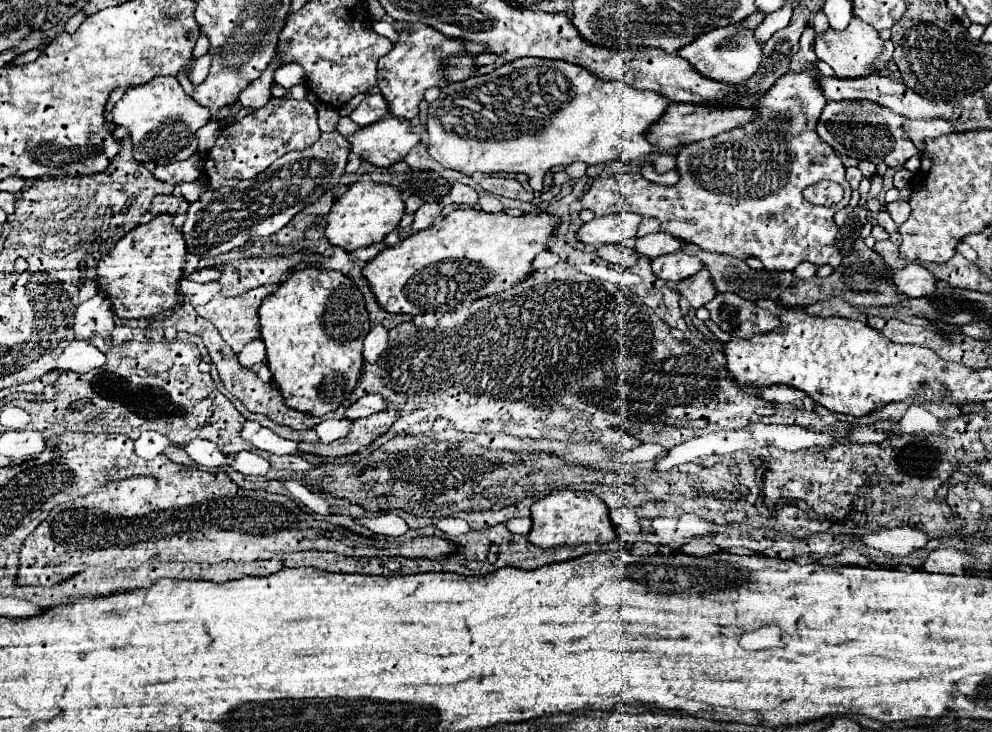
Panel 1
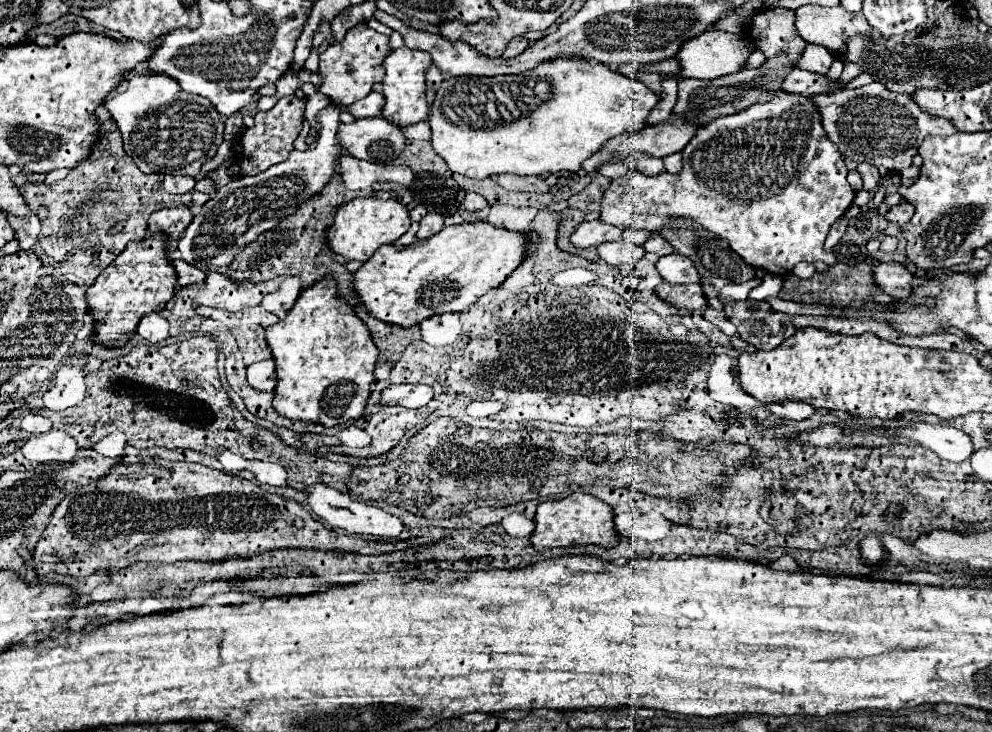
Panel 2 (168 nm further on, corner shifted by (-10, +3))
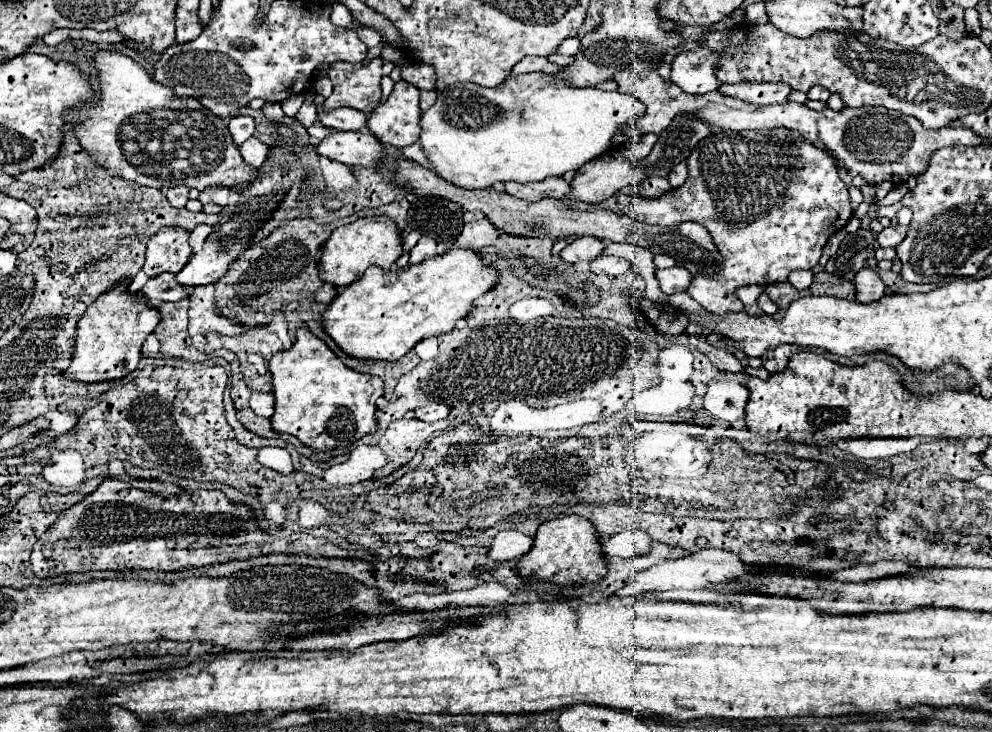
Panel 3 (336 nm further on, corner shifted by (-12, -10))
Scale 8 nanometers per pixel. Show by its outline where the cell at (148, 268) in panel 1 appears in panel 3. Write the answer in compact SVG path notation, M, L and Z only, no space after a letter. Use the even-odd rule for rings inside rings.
M121 280L103 292L81 316L77 324L73 360L65 370L65 376L81 382L99 382L127 376L137 368L141 344L157 328L159 318L161 312L147 304L147 296L143 292L129 292L129 280Z

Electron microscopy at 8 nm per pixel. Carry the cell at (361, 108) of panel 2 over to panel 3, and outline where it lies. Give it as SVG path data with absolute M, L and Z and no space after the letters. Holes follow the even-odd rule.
M317 106L317 118L323 126L333 130L363 130L367 126L367 114L353 108L335 108L331 112L323 112L323 108Z

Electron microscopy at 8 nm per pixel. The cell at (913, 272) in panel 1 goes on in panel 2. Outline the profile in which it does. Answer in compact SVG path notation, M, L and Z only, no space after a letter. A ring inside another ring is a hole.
M879 263L873 267L873 281L889 297L905 299L917 283L917 277L909 273L901 263Z

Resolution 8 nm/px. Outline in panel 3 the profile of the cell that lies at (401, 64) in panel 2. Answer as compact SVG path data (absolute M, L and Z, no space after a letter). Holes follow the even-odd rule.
M399 80L389 98L375 108L369 116L367 128L383 144L405 148L419 140L419 88L405 80Z

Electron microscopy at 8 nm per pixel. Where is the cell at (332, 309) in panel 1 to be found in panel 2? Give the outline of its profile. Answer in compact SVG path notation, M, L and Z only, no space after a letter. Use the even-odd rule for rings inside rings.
M325 277L323 281L305 289L295 301L295 307L287 313L287 317L265 331L265 339L275 359L277 387L273 407L279 415L297 421L321 423L325 427L349 425L351 419L361 419L365 415L365 405L371 393L369 387L375 381L373 371L379 351L365 323L353 313L349 305L337 299L337 287L331 277Z

